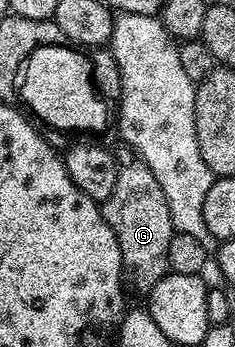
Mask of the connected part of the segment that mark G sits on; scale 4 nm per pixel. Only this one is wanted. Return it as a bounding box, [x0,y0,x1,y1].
[100,146,174,294]

